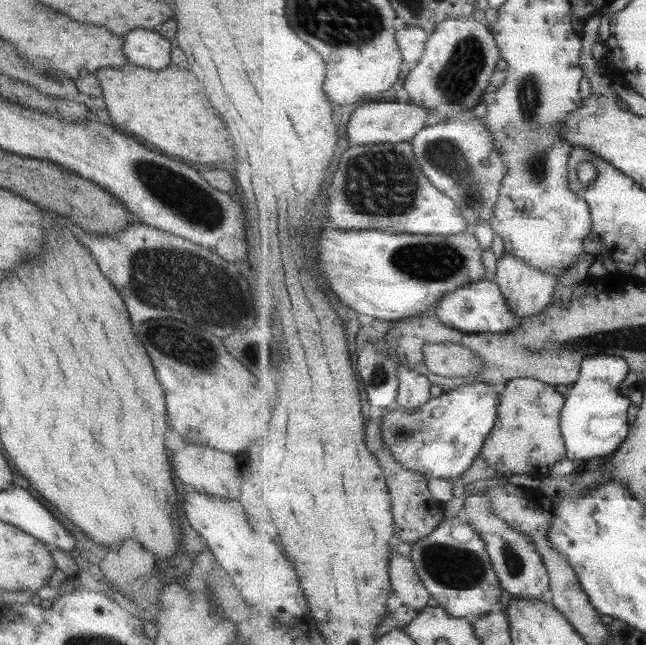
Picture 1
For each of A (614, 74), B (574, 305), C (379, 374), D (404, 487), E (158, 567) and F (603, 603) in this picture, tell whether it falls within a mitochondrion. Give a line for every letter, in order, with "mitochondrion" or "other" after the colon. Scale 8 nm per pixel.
A: other
B: other
C: mitochondrion
D: other
E: other
F: other

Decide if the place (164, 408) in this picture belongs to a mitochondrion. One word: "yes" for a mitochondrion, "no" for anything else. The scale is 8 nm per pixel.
no

